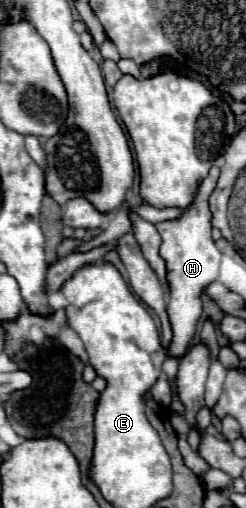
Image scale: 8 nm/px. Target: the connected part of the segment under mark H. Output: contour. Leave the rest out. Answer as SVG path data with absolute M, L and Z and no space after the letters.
M213 166L209 170L209 176L201 182L197 196L193 202L181 210L181 216L175 220L159 222L157 232L163 238L161 244L161 256L167 262L167 280L169 280L169 320L173 326L173 342L169 346L169 354L173 356L183 356L193 334L197 320L201 316L201 290L217 280L219 276L219 264L221 264L221 252L217 250L213 238L211 238L211 210L209 210L209 196L217 184L219 178L219 168Z

